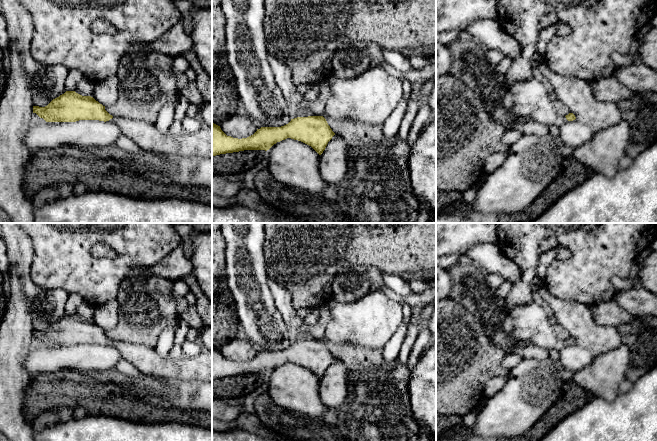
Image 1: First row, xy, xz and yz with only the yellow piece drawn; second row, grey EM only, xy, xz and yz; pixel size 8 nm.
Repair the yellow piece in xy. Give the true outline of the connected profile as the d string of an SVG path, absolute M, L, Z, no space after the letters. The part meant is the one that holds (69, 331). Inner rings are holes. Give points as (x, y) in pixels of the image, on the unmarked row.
M66 315L45 331L33 330L33 337L46 346L108 345L117 349L123 359L144 375L168 379L197 379L212 383L212 351L205 347L191 357L184 354L176 359L170 356L161 357L156 348L149 345L112 340L93 321L82 320L75 315Z

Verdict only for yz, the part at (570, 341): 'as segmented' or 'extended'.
extended

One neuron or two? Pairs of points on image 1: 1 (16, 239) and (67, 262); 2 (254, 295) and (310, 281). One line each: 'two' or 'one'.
1: two
2: two

